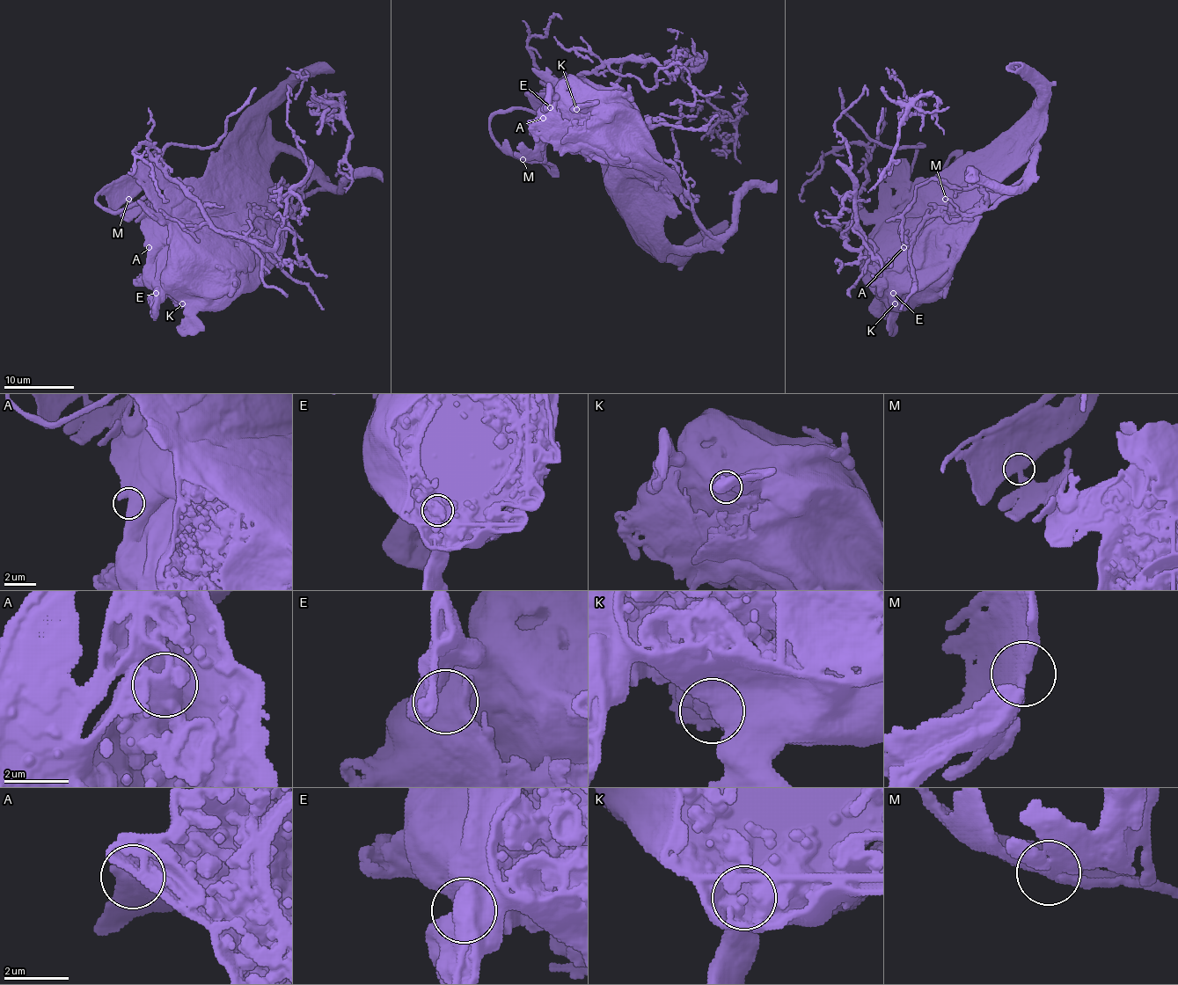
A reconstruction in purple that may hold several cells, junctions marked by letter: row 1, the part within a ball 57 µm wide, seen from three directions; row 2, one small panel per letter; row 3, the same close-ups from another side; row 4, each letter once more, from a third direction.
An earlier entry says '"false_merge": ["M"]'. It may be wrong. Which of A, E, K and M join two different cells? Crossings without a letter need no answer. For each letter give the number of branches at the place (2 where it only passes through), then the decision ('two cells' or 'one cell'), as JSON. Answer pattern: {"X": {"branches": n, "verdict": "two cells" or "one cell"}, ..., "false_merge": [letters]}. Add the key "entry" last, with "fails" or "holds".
{"A": {"branches": 1, "verdict": "one cell"}, "E": {"branches": 1, "verdict": "one cell"}, "K": {"branches": 2, "verdict": "one cell"}, "M": {"branches": 2, "verdict": "two cells"}, "false_merge": ["M"], "entry": "holds"}

